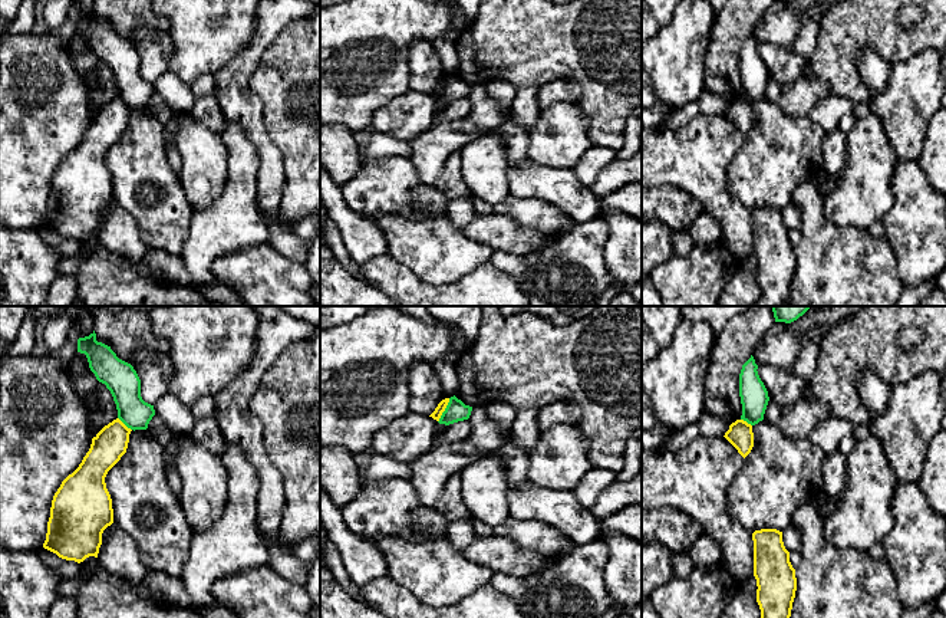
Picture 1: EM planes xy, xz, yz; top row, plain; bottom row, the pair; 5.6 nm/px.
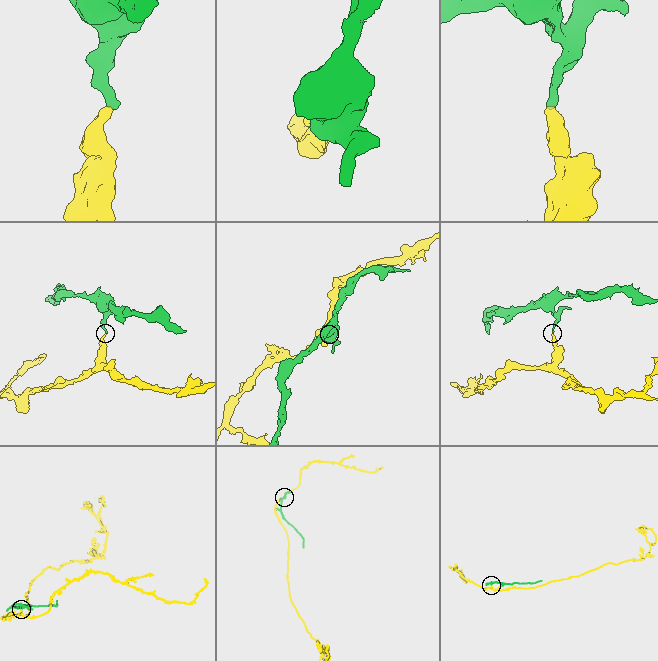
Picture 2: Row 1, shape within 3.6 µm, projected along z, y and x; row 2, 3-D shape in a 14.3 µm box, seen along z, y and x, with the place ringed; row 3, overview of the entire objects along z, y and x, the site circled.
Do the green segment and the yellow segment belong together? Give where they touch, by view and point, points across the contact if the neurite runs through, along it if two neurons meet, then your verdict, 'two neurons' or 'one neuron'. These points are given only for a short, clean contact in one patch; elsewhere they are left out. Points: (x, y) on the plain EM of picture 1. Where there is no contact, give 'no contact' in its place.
contact xz (445, 88); border xz (450, 76), (438, 99); two neurons

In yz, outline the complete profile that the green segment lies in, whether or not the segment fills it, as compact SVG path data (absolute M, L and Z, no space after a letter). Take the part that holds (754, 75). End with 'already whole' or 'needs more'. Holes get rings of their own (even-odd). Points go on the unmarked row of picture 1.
M754 34L742 43L739 52L739 75L742 82L741 98L751 103L764 98L764 92L769 79L768 69L758 53L758 43Z; already whole

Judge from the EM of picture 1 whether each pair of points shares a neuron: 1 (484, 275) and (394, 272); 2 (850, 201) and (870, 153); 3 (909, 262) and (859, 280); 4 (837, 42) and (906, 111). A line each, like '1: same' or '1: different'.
1: same
2: same
3: different
4: different

